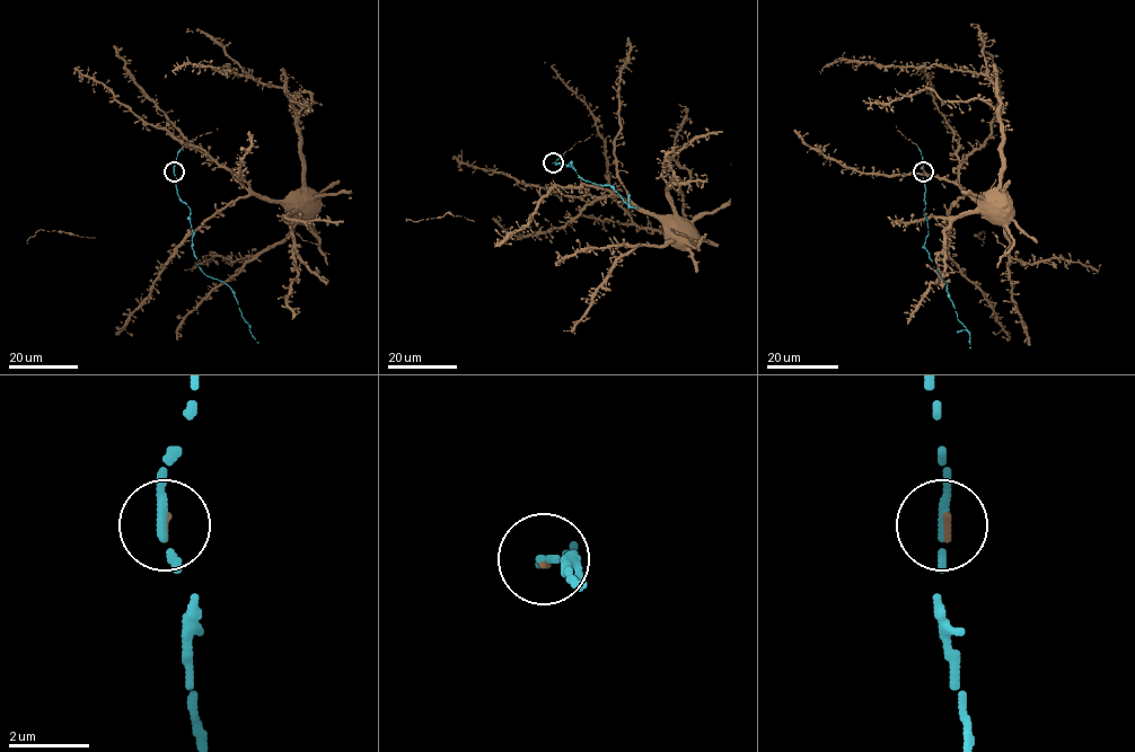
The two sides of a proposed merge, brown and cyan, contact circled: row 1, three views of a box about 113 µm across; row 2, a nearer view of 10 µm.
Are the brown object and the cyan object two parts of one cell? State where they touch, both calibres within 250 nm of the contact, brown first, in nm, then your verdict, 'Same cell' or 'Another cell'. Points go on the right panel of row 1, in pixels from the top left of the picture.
Place: (923, 171). Thickness 130 nm (brown) against 280 nm. Same cell

